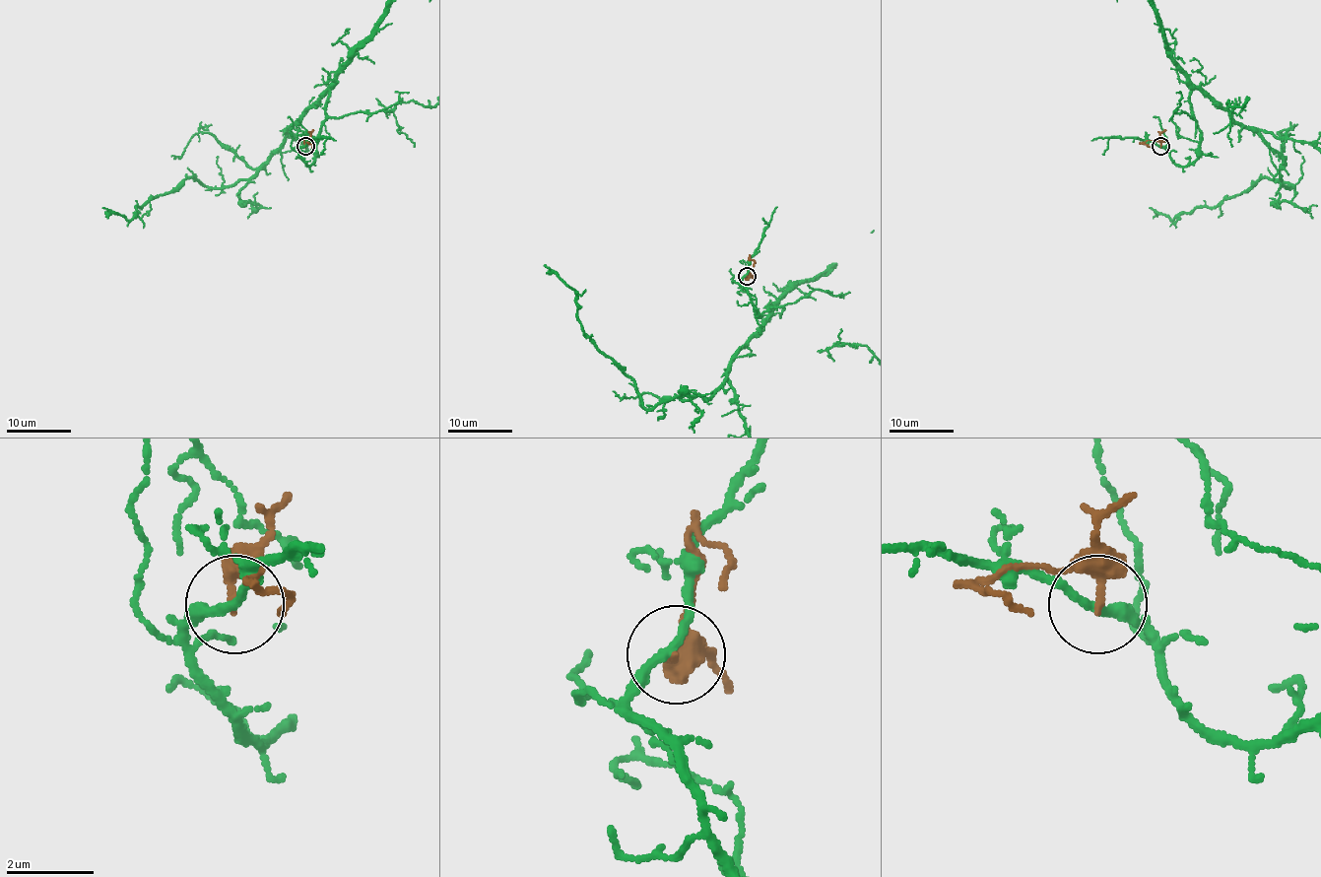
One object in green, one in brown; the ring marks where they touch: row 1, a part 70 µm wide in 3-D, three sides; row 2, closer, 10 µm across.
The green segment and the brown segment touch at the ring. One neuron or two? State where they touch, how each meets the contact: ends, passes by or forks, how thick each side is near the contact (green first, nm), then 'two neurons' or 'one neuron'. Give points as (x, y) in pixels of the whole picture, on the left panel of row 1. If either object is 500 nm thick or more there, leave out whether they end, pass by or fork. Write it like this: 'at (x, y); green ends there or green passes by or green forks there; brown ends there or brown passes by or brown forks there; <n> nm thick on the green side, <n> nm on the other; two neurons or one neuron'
at (305, 146); green passes by; brown ends there; 200 nm thick on the green side, 300 nm on the other; two neurons

